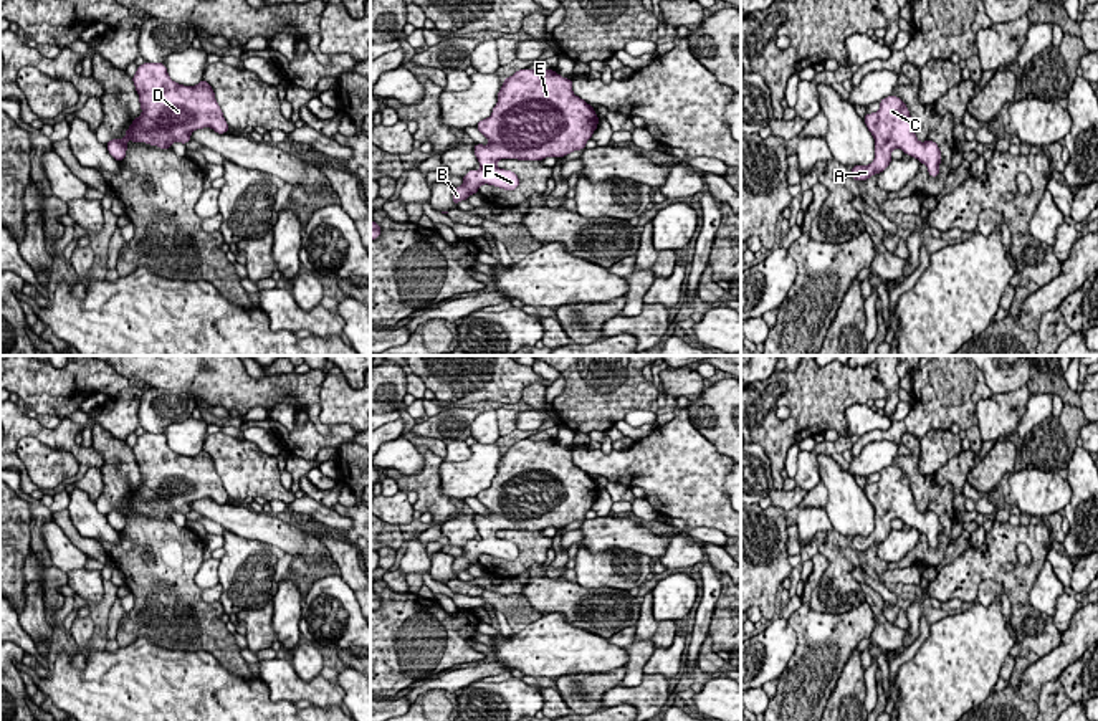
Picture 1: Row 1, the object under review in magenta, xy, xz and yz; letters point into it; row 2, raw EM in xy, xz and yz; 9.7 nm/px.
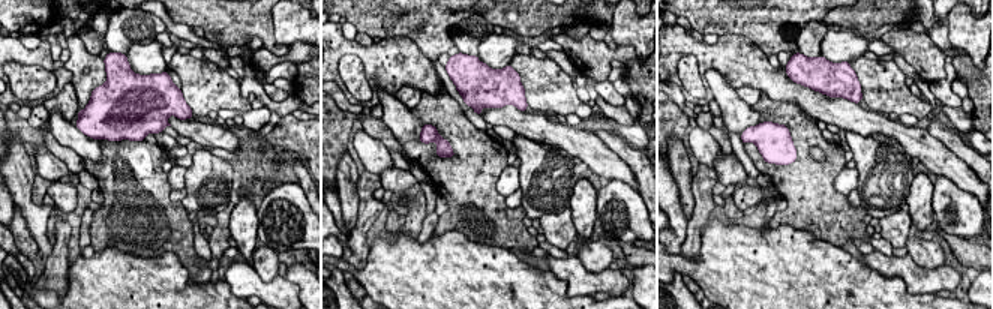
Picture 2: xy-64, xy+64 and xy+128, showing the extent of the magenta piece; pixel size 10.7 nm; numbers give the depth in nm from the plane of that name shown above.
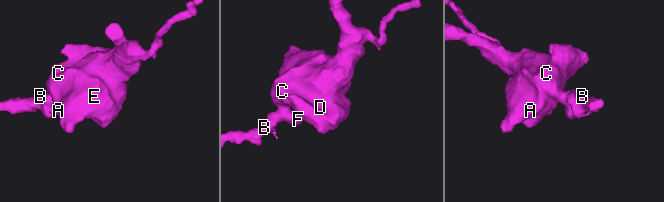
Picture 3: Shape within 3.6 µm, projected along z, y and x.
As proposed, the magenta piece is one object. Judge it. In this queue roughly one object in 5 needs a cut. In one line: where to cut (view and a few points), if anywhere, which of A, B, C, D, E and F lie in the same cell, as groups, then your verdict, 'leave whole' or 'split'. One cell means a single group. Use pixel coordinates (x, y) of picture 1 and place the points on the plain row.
no cut | A B C D E F | leave whole

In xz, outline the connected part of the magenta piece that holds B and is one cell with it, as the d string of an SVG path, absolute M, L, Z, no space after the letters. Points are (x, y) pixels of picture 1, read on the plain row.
M519 440L503 451L498 473L489 488L480 491L476 499L489 511L488 516L475 514L480 541L468 541L463 554L453 561L453 574L468 571L483 554L504 561L519 557L519 547L496 536L501 529L544 531L552 526L564 528L574 521L585 519L592 509L599 488L590 475L572 463L572 450L562 448L554 440Z

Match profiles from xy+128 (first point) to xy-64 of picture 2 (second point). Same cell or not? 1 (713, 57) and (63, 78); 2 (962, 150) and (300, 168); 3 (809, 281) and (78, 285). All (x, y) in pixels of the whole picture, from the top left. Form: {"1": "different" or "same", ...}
{"1": "same", "2": "same", "3": "same"}

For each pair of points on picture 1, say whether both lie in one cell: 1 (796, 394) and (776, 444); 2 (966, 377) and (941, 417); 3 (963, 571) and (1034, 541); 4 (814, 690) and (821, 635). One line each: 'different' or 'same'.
1: same
2: same
3: same
4: same

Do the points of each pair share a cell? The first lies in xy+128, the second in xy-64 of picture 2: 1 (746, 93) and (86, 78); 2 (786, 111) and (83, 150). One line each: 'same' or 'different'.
1: different
2: different

